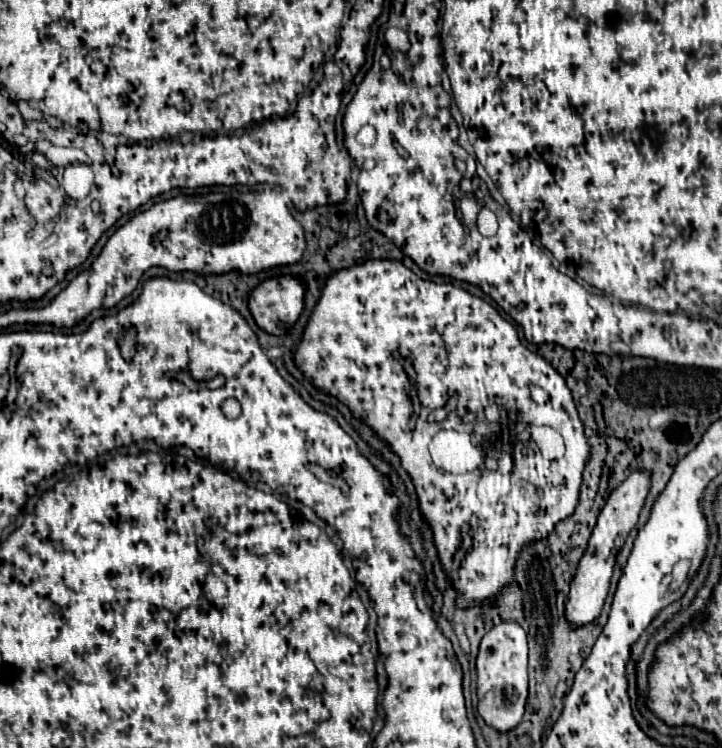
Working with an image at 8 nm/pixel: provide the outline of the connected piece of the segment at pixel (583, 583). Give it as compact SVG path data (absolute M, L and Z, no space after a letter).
M632 472L608 498L608 502L604 504L596 528L592 530L592 536L588 540L588 548L586 554L580 558L576 574L570 582L570 590L568 590L568 600L564 604L564 616L568 620L568 624L572 628L580 628L586 626L590 622L594 622L604 606L608 588L610 588L610 578L612 578L612 570L614 570L614 560L616 560L616 552L618 548L624 544L626 536L630 534L630 530L634 528L638 514L644 506L644 498L648 494L648 486L650 486L650 476L644 472Z

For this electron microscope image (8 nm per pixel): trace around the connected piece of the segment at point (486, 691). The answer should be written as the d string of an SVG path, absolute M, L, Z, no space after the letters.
M510 620L500 622L486 632L480 644L476 672L478 672L478 712L486 724L500 732L517 726L524 715L528 698L528 642L524 628Z

